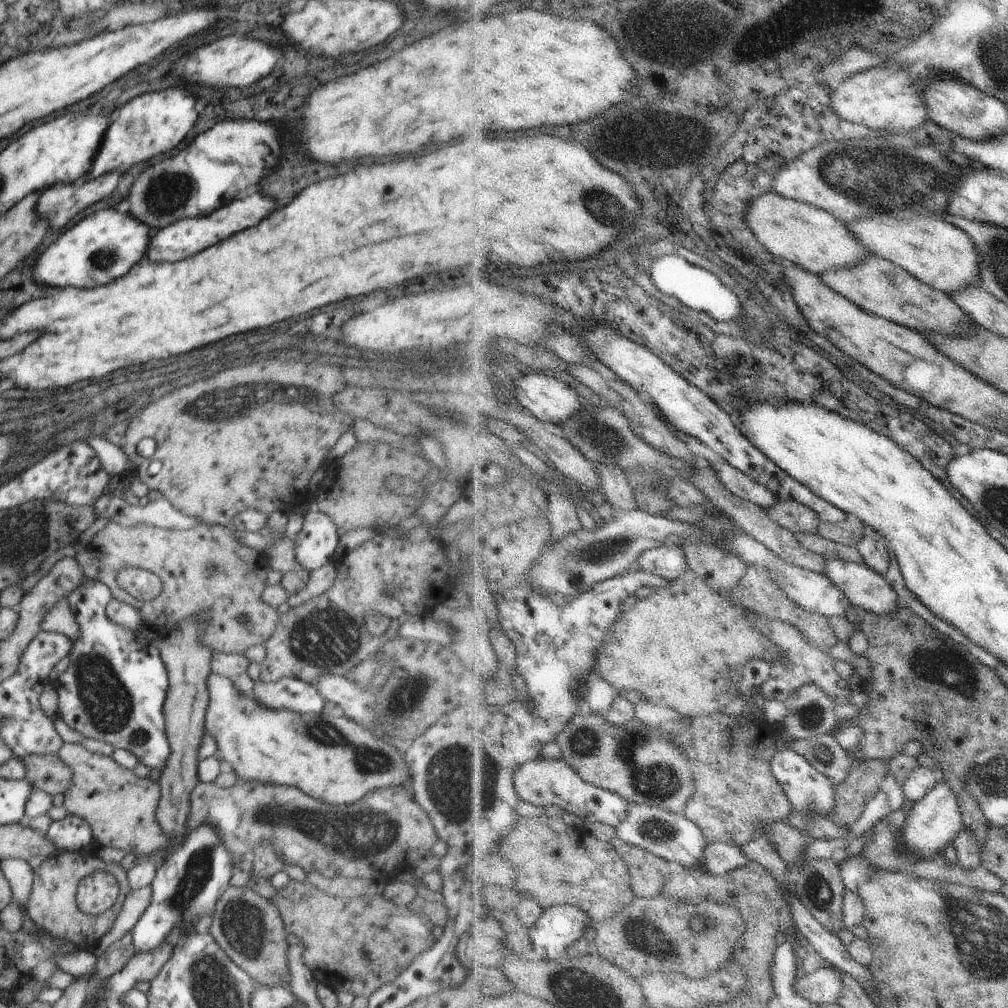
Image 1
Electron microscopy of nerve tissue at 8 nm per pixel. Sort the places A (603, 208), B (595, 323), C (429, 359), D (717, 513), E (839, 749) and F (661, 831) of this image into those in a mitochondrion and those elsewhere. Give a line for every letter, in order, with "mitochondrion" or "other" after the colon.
A: mitochondrion
B: other
C: other
D: other
E: other
F: mitochondrion

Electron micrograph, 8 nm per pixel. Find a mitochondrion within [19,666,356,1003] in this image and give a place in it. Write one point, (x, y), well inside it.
(243, 925)

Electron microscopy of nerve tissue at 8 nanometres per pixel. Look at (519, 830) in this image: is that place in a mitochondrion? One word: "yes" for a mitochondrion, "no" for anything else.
no

